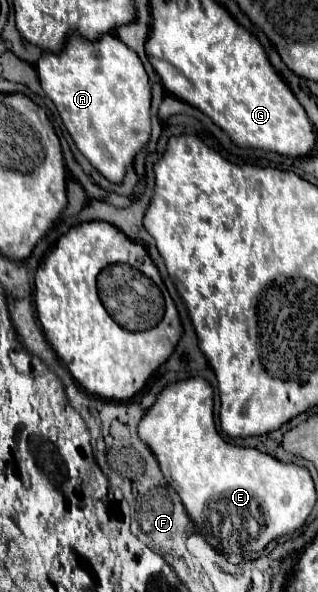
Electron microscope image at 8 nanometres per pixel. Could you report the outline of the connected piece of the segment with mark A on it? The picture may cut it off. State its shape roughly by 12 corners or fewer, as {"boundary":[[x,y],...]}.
{"boundary":[[71,33],[35,67],[77,149],[121,183],[151,135],[141,59]]}

